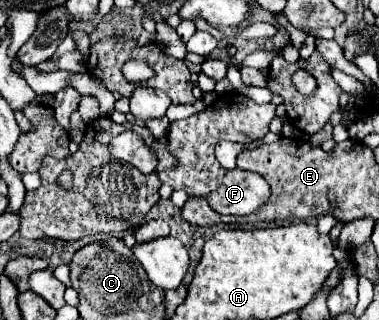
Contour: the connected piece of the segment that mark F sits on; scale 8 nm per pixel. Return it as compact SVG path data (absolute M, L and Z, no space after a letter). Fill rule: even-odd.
M226 93L220 95L210 107L204 111L190 115L180 121L172 121L168 127L168 145L170 145L170 155L176 161L176 167L160 171L162 175L166 173L166 183L172 189L184 189L188 195L198 195L208 201L208 205L218 211L220 215L248 215L254 213L264 201L270 197L270 185L256 173L242 171L242 169L224 169L216 155L214 147L228 139L236 143L252 143L262 139L270 129L270 121L276 115L276 105L258 105L250 97L242 93Z

